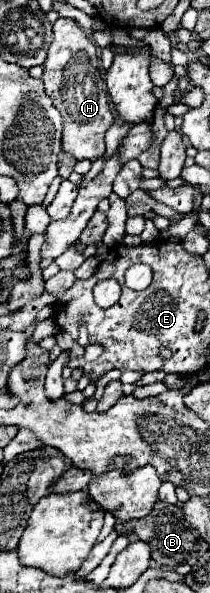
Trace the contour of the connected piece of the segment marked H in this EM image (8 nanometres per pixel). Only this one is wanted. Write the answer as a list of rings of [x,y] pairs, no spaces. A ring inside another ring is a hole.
[[[58,18],[54,22],[54,40],[48,48],[44,66],[44,88],[54,106],[64,118],[62,150],[76,160],[98,160],[104,156],[104,134],[114,124],[112,102],[104,84],[102,64],[96,46],[84,34],[84,30],[70,18]]]

